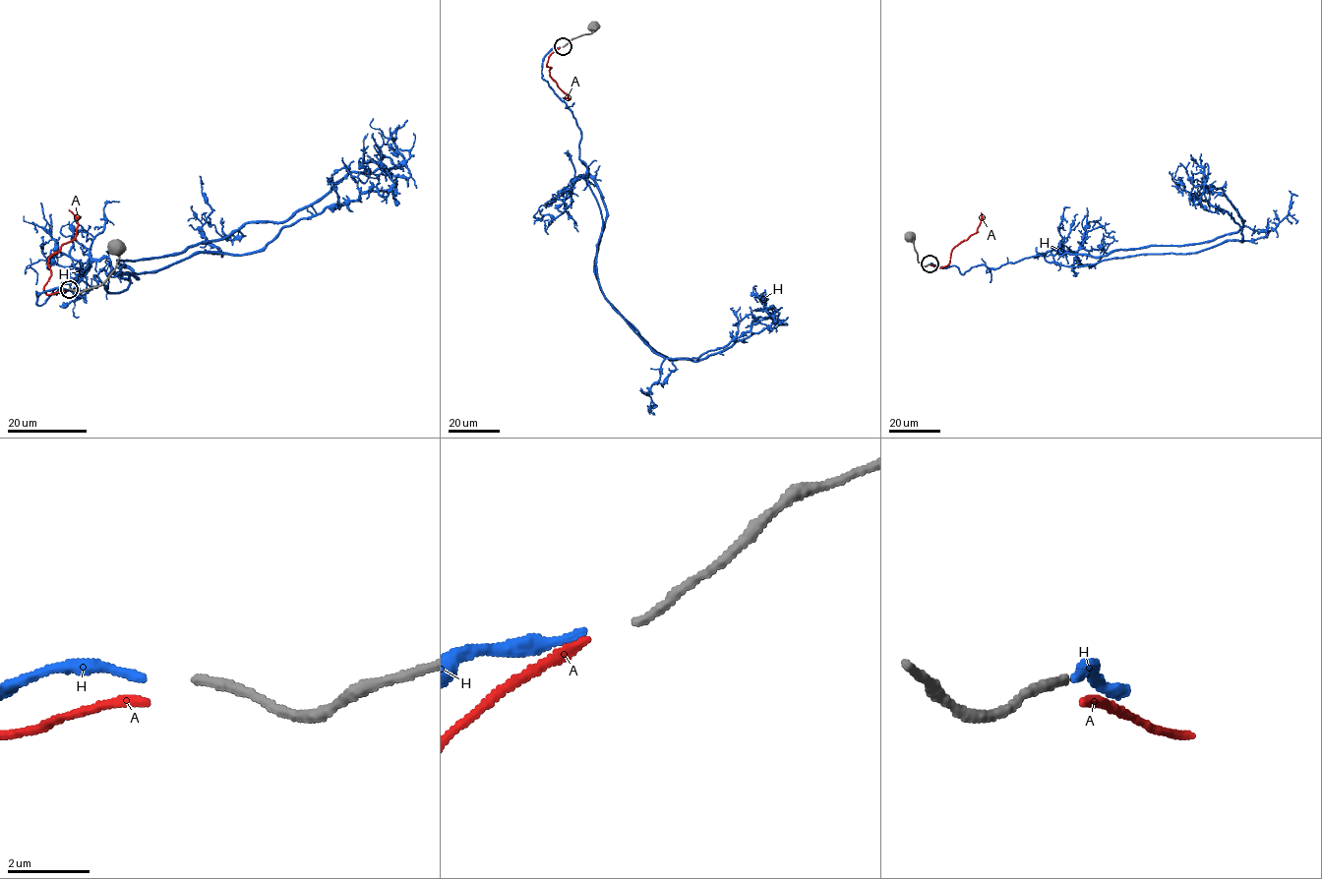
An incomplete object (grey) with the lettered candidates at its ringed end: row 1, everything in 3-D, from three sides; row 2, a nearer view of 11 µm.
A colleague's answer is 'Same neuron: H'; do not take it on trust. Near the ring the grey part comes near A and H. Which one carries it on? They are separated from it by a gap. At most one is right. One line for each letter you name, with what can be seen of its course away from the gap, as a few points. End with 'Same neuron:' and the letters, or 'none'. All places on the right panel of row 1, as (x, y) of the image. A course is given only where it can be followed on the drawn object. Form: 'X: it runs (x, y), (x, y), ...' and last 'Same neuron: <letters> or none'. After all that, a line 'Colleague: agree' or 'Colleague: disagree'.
H: it runs (931, 263), (964, 274), (1049, 251), (1106, 256), (1236, 232), (1244, 220), (1224, 192), (1203, 191), (1201, 153)
Same neuron: H
Colleague: agree

